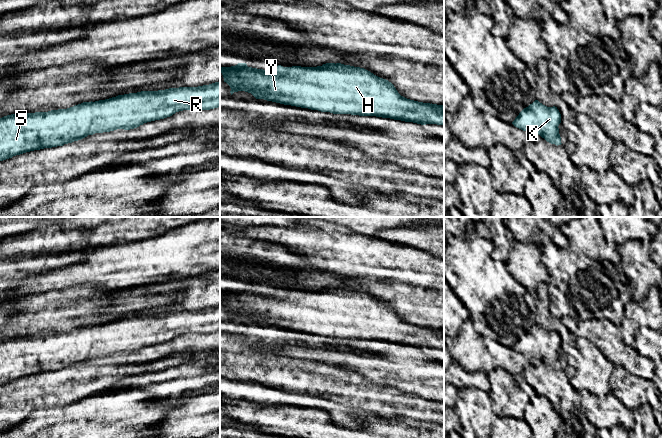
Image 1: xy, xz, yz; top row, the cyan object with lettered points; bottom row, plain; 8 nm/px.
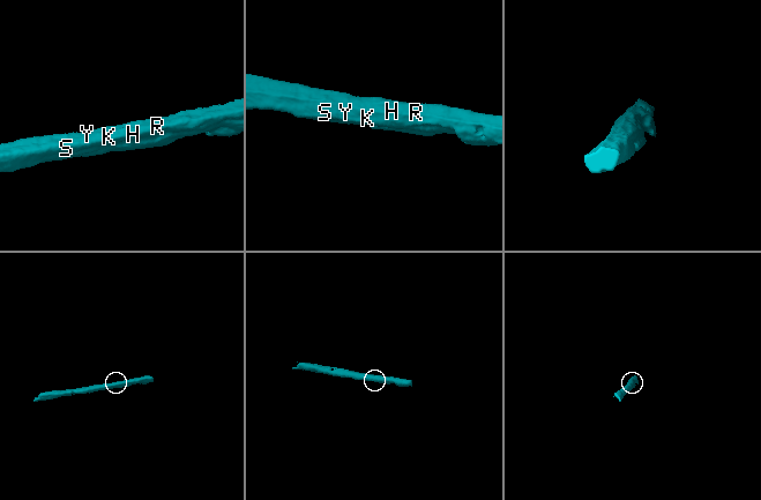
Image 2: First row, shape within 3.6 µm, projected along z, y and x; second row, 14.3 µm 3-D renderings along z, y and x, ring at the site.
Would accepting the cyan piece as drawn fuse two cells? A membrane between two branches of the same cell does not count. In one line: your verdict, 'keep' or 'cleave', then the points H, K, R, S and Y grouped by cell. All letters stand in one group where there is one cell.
keep | H K R S Y

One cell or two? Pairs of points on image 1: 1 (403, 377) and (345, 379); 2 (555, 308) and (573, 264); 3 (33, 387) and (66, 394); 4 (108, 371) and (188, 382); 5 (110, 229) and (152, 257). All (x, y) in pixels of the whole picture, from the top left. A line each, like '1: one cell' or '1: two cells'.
1: two cells
2: one cell
3: one cell
4: two cells
5: two cells

